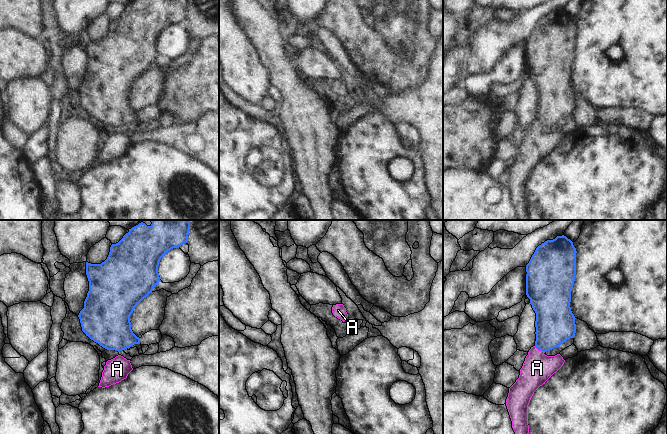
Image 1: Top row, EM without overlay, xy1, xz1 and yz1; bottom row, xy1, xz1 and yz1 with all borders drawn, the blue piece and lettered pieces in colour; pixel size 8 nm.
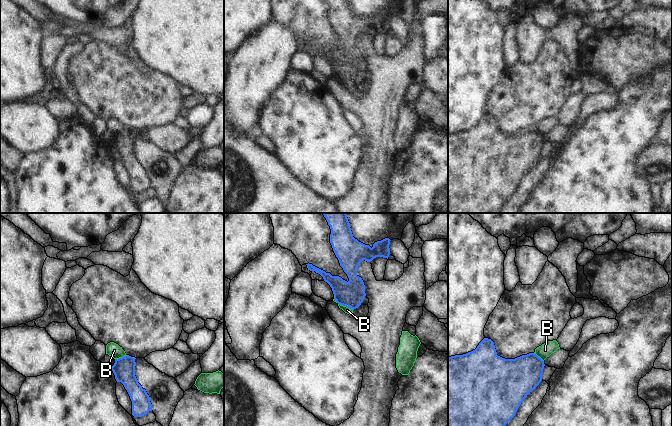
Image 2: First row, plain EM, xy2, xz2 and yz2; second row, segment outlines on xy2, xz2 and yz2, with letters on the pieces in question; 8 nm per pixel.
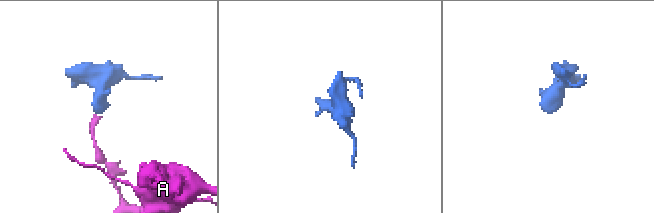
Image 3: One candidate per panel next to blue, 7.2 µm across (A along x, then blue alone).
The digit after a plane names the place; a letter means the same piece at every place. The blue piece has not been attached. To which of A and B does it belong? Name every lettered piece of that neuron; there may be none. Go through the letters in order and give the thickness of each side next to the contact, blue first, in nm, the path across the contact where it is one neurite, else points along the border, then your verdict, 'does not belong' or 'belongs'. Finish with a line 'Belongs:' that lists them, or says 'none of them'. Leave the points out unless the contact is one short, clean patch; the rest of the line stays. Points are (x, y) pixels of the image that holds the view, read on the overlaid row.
A: calibres 320 and 240 nm; way yz1 (555, 323), (547, 339), (539, 349), (537, 368); belongs
B: calibres 220 and 50 nm; border xz2 (334, 298), (338, 303), (353, 309); does not belong
Belongs: A

